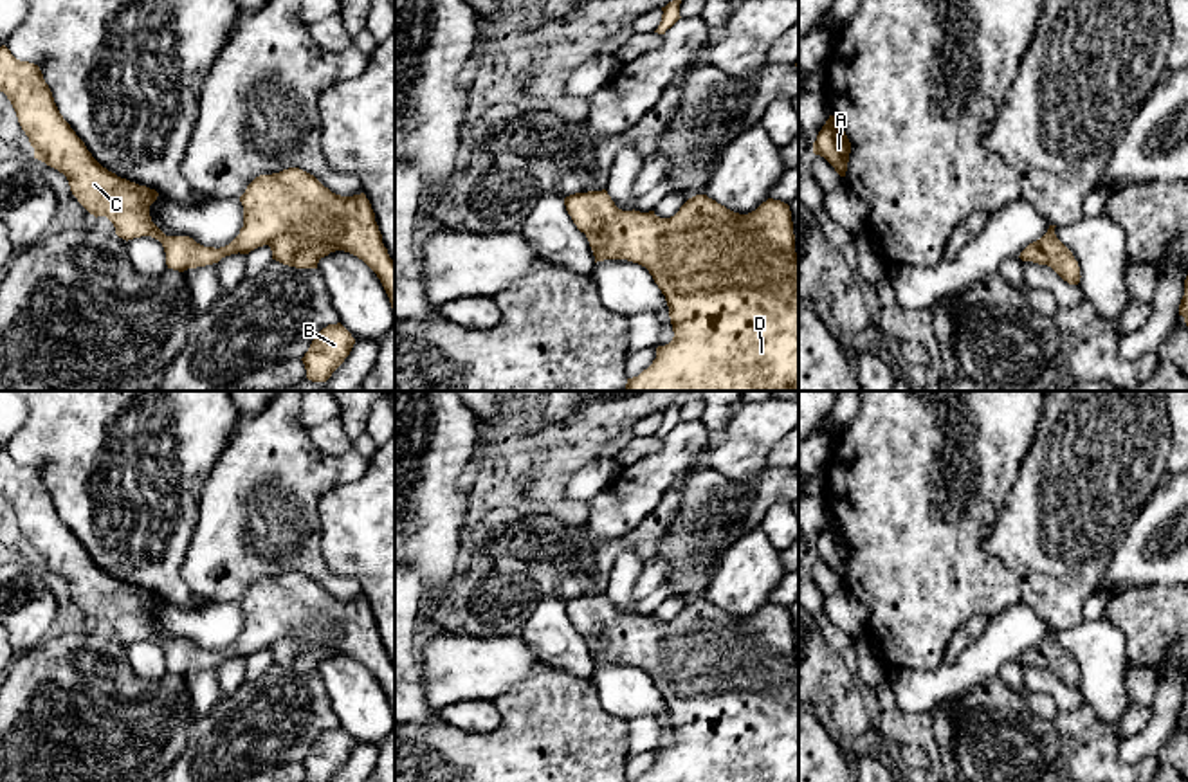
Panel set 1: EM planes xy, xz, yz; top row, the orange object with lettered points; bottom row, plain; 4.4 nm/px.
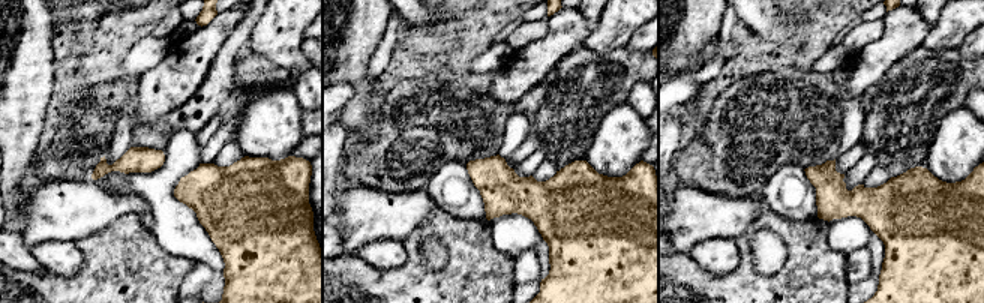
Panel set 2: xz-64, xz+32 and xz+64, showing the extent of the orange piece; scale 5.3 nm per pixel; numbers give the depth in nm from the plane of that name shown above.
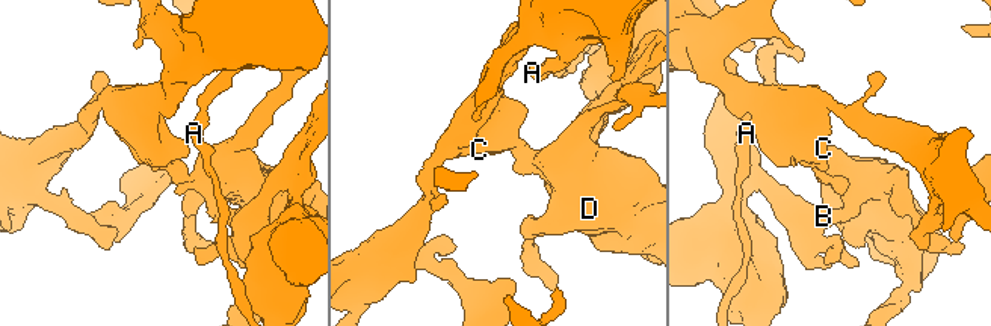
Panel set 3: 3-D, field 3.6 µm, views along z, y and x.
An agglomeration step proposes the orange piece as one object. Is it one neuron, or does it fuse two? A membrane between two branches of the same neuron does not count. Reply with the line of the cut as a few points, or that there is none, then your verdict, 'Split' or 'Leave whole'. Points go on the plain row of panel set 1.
No split. Leave whole

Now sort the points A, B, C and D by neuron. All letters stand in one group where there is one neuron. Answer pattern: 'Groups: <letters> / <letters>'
Groups: A B C D

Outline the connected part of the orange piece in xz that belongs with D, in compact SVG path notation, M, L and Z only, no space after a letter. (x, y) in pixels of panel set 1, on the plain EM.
M602 593L570 598L564 602L564 609L577 632L586 638L595 667L604 663L627 663L638 667L649 674L665 699L674 741L669 748L658 750L653 768L633 782L799 782L799 658L795 656L793 625L788 607L768 602L755 614L739 618L707 598L696 598L689 602L674 620L660 622L654 614L622 614L615 609L608 595Z

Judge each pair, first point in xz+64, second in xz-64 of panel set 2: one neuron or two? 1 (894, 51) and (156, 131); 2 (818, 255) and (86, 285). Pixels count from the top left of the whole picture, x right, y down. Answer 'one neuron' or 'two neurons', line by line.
1: two neurons
2: one neuron

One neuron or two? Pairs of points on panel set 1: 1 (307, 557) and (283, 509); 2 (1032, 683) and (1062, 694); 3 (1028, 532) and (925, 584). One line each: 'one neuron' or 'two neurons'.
1: one neuron
2: one neuron
3: two neurons

